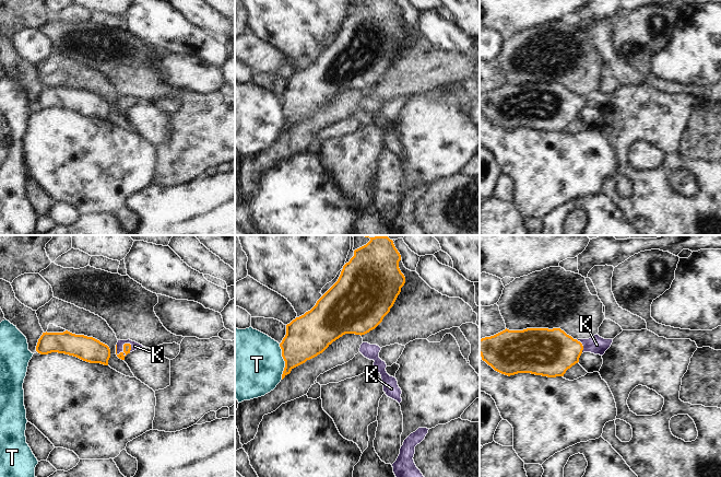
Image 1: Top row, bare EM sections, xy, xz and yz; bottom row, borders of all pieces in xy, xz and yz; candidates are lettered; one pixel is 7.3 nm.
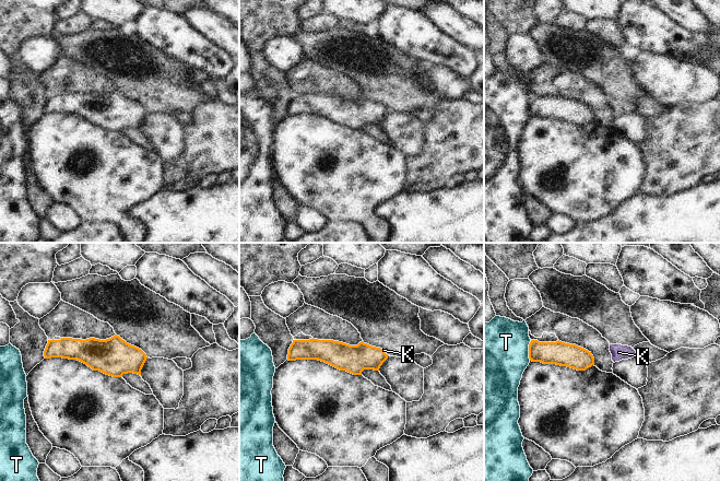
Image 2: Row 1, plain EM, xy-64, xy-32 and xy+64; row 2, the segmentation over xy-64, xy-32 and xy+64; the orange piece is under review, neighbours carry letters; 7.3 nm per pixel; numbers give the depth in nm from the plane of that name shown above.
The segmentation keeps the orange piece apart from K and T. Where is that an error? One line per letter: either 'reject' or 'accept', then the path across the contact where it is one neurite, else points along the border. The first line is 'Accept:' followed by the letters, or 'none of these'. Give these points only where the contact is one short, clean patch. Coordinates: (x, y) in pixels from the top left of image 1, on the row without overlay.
Accept: K
K: accept; runs through xy (127, 102), (123, 102), (134, 101)
T: reject

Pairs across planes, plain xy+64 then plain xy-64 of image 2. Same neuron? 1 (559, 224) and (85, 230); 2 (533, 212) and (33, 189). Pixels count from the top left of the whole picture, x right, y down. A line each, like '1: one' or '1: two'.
1: two
2: one

